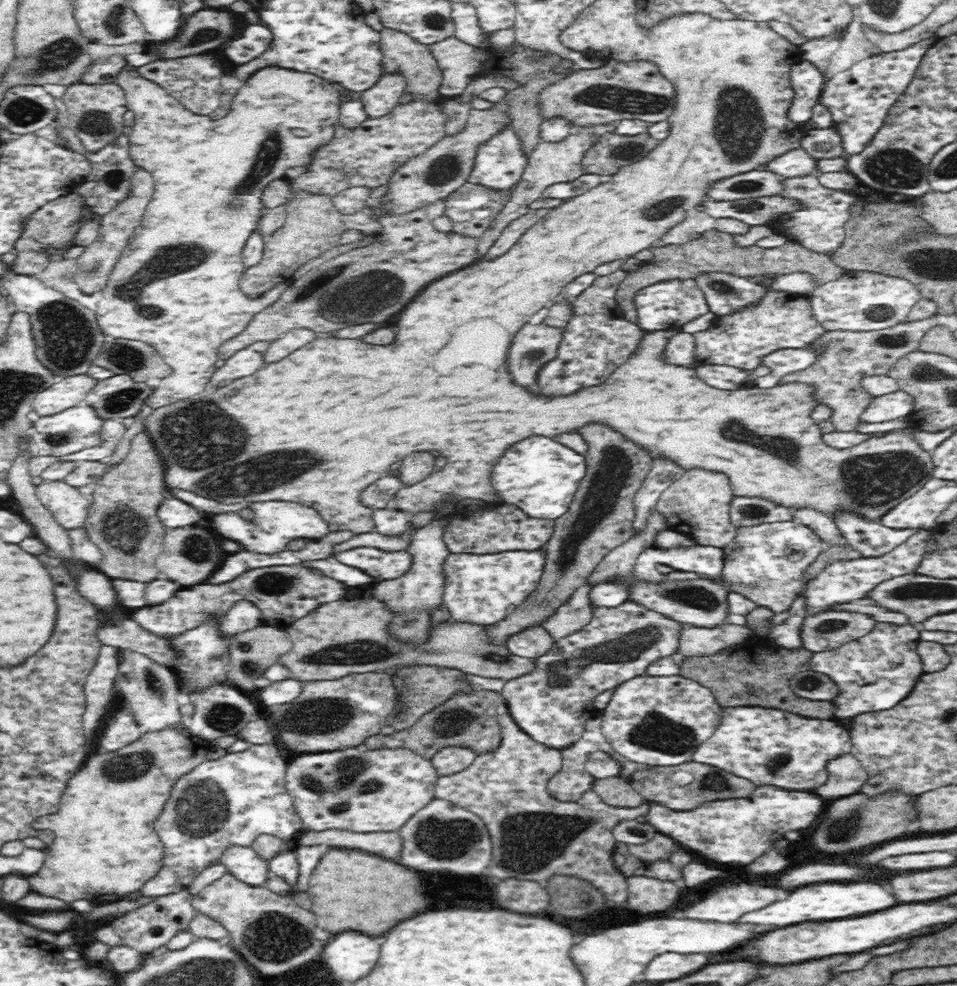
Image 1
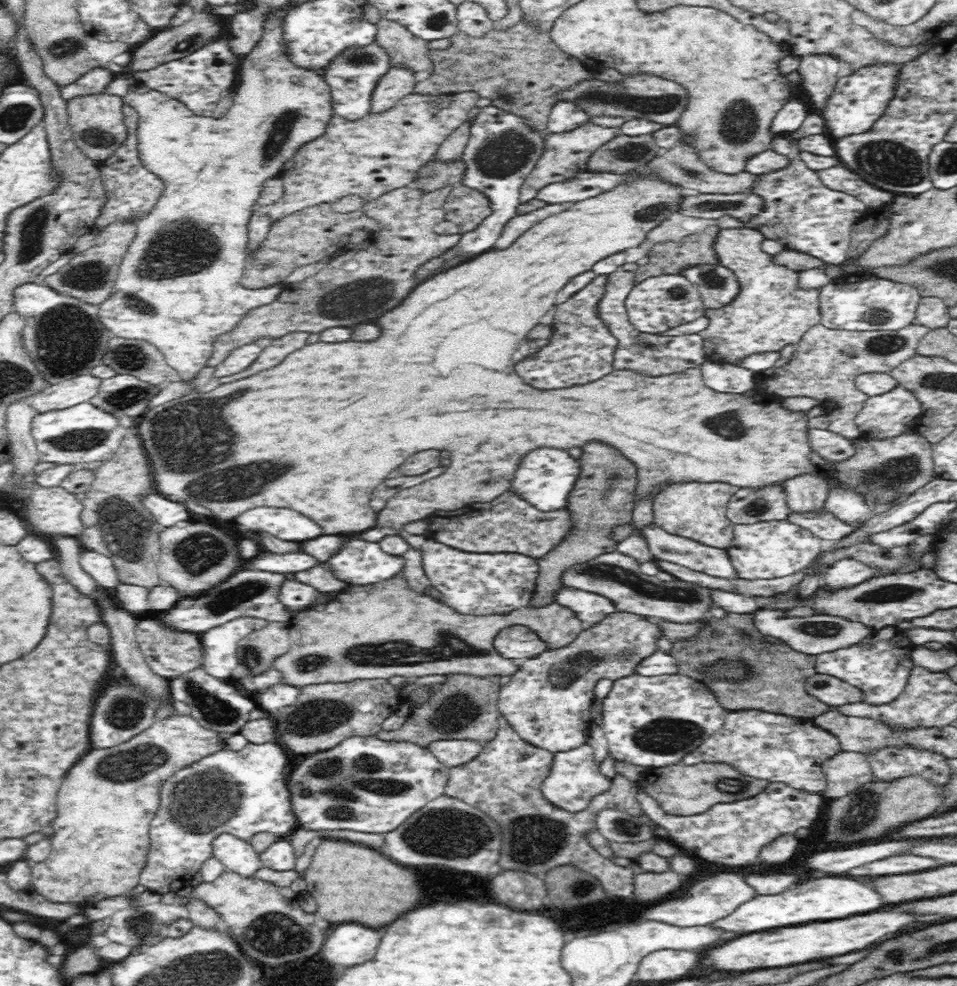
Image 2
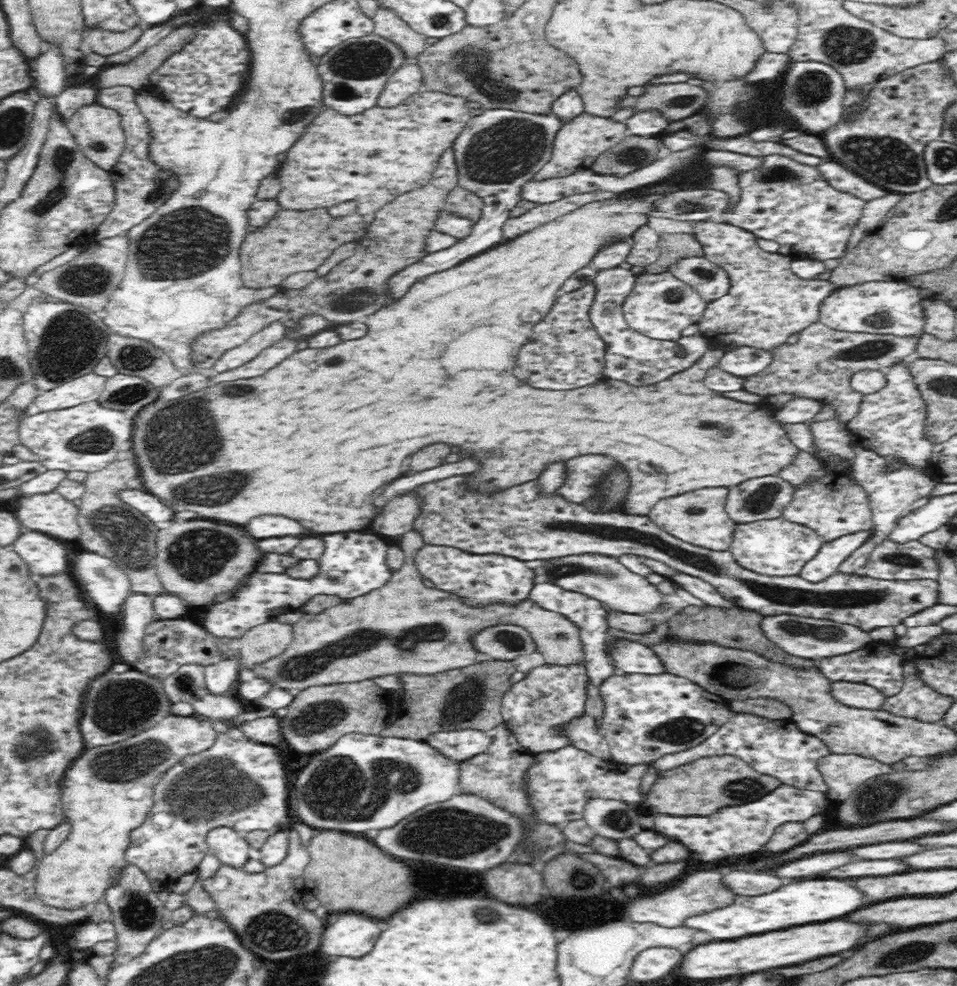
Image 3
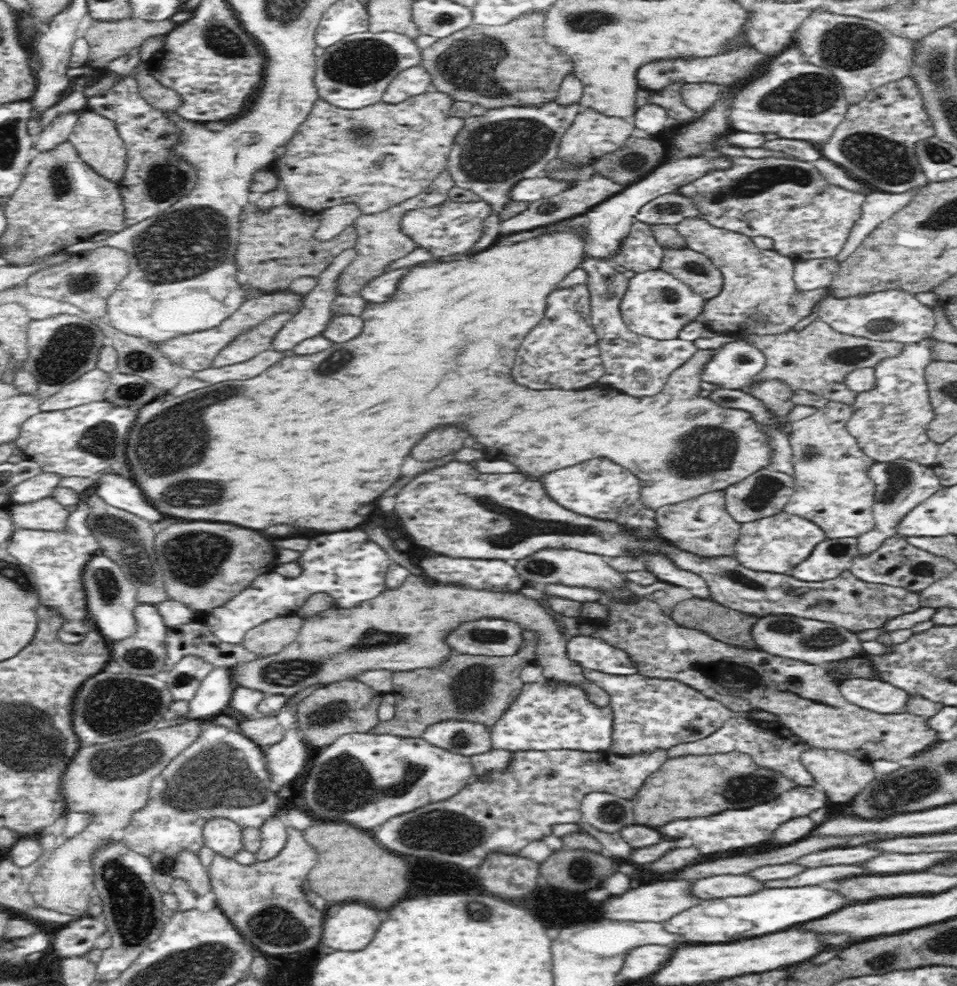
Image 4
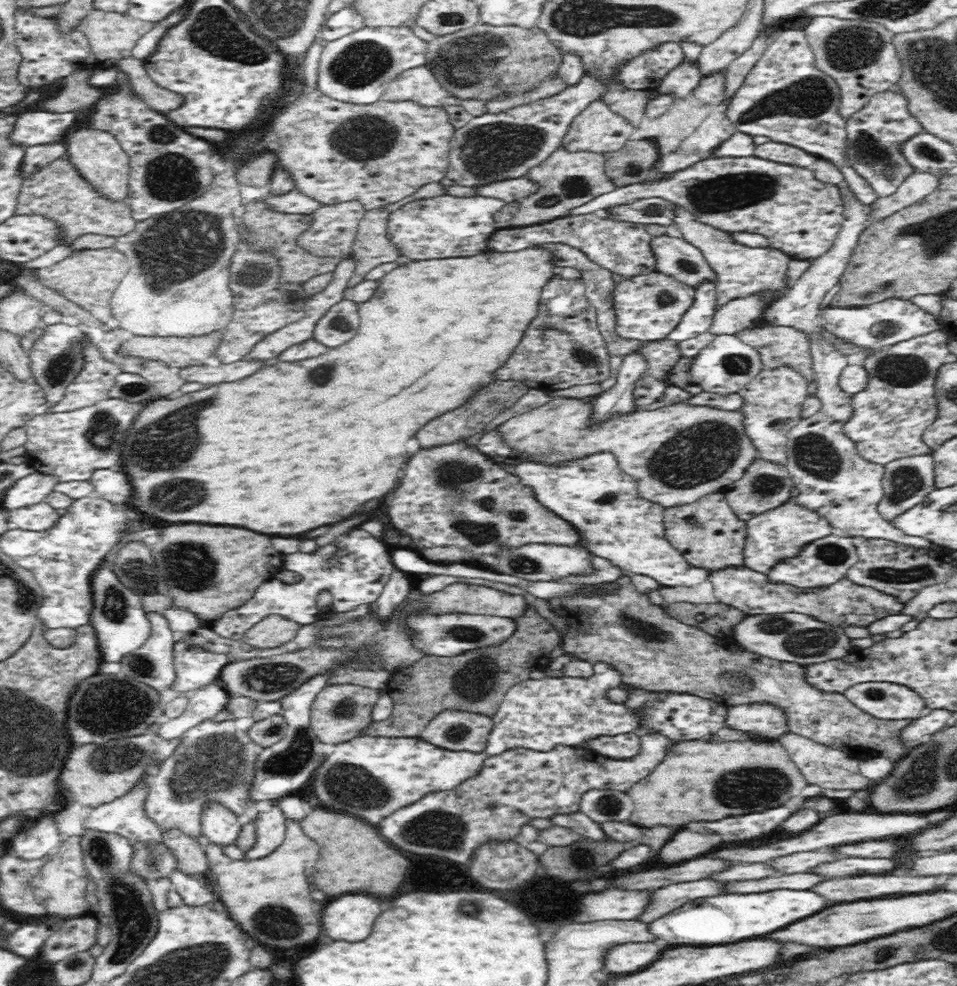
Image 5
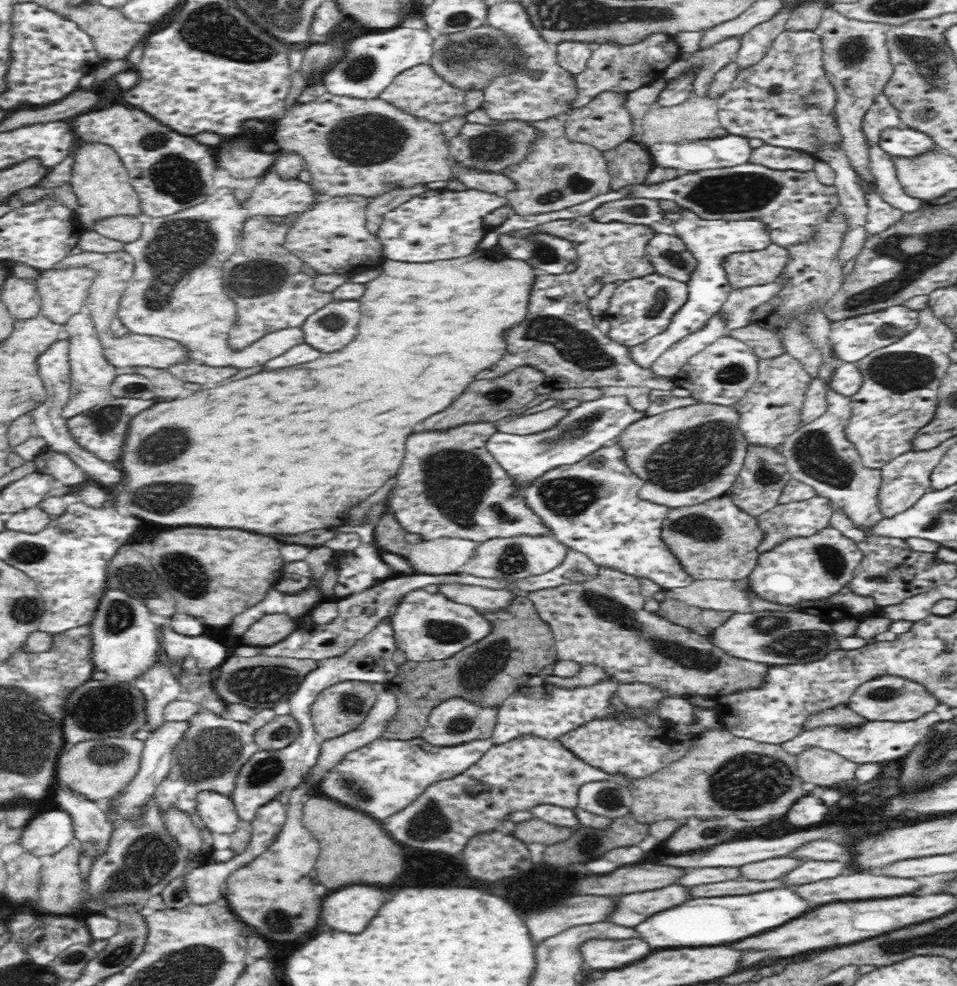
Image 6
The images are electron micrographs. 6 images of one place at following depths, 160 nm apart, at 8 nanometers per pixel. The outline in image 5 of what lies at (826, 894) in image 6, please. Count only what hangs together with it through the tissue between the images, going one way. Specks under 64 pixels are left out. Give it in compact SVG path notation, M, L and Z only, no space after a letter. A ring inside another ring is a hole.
M866 874L856 878L824 880L812 886L812 892L828 902L854 902L864 898L884 898L892 894L920 894L934 890L934 876L892 876Z

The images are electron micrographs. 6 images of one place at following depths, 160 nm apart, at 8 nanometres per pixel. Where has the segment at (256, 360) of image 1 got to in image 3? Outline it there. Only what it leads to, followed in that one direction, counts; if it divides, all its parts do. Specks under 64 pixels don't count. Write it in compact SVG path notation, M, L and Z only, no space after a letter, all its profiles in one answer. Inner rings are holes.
M274 321L266 328L253 334L244 344L227 350L212 364L216 372L232 370L255 359L264 349L274 346L285 338L286 325L282 321Z

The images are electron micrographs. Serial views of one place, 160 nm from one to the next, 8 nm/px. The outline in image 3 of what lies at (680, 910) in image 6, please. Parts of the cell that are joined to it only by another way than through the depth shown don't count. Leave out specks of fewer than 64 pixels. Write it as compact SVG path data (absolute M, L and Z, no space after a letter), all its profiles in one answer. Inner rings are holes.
M804 880L790 886L782 886L762 896L738 896L728 906L714 908L704 914L688 916L682 922L682 926L702 930L714 940L734 940L734 938L764 934L770 930L782 930L790 926L834 920L860 908L862 904L864 904L862 894L856 892L856 888L852 888L846 880Z

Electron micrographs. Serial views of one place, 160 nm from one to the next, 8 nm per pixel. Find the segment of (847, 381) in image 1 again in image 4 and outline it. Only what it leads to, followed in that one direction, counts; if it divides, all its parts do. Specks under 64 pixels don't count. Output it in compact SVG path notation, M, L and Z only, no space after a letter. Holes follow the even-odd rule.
M815 320L802 330L788 329L776 334L747 334L742 338L755 346L766 357L764 368L754 376L747 386L754 386L762 379L780 379L792 389L804 389L830 401L848 404L854 402L857 393L850 390L844 382L846 375L856 368L873 367L880 359L900 352L902 343L870 340L836 332L828 323Z

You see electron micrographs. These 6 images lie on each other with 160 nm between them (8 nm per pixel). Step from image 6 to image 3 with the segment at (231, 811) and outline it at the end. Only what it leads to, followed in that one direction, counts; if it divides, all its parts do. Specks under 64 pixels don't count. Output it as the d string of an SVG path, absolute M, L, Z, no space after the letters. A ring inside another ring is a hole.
M219 826L207 832L208 852L216 855L222 864L243 867L249 860L249 843L236 829Z

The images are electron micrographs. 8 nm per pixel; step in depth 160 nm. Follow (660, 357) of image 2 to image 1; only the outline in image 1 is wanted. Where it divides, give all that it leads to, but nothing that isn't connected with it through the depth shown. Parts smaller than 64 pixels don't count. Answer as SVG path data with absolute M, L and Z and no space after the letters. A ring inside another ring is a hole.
M676 332L661 350L661 359L672 366L694 366L696 360L695 335L686 332Z

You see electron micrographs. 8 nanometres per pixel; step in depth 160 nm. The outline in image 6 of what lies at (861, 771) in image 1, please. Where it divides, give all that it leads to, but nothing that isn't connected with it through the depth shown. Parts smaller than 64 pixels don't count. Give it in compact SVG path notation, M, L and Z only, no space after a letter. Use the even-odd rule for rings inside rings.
M812 749L796 757L798 776L805 782L818 786L850 784L856 764L848 762L835 752Z

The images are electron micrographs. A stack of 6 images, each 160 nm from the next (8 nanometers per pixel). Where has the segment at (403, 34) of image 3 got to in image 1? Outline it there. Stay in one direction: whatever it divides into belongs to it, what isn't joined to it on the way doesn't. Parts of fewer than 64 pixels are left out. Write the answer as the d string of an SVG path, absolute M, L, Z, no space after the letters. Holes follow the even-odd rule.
M385 27L379 34L379 49L383 56L381 64L384 65L385 72L404 75L407 82L405 92L414 94L414 99L426 99L428 102L440 100L438 87L442 82L441 70L429 45L417 42L408 34L392 28Z

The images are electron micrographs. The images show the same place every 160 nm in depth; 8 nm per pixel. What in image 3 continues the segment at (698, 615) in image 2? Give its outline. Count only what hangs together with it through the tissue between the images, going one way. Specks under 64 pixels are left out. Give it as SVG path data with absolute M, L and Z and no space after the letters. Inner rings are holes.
M601 554L566 555L525 564L535 577L535 583L552 583L561 589L585 594L601 602L609 611L617 610L628 614L644 614L659 609L662 592L646 579L630 572L615 557Z

